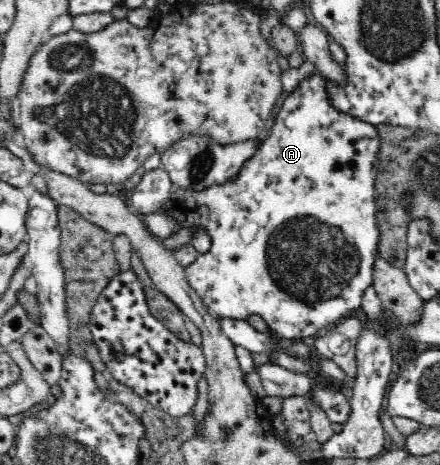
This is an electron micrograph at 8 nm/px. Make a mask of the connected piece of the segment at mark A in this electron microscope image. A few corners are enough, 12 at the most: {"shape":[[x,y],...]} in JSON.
{"shape":[[310,72],[235,177],[173,187],[185,276],[271,339],[374,287],[376,125]]}

